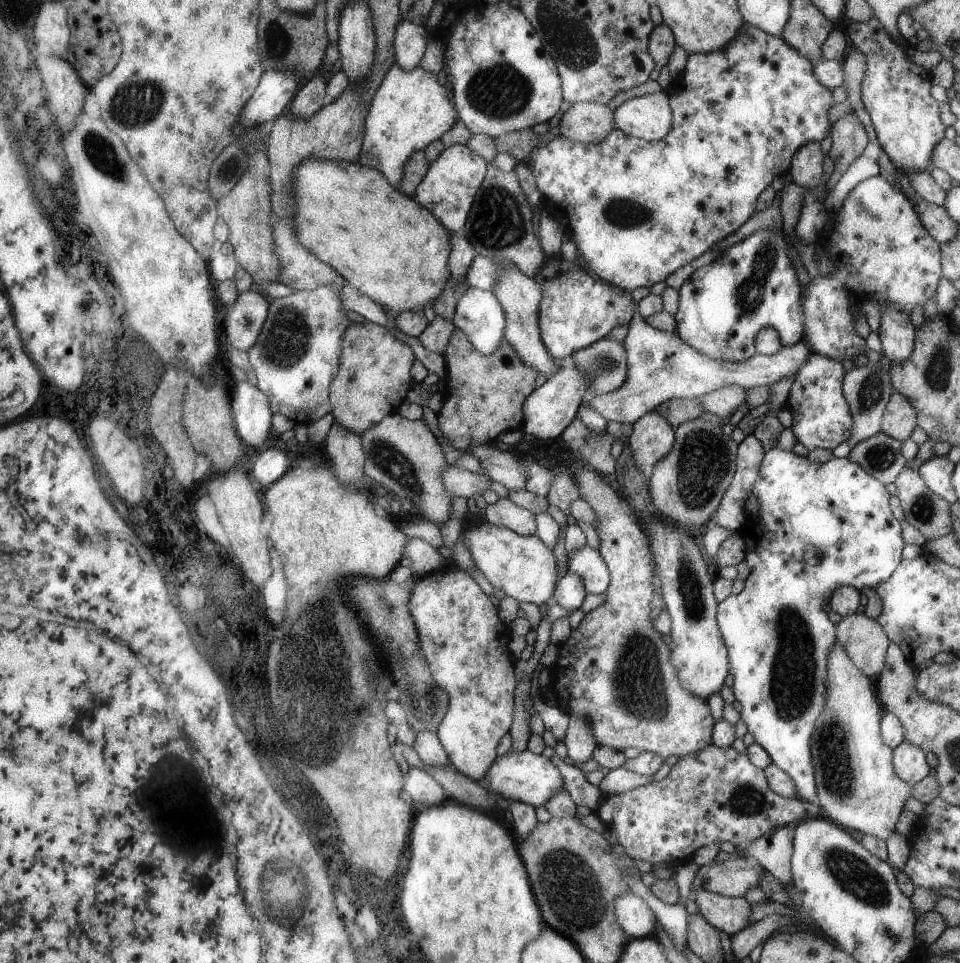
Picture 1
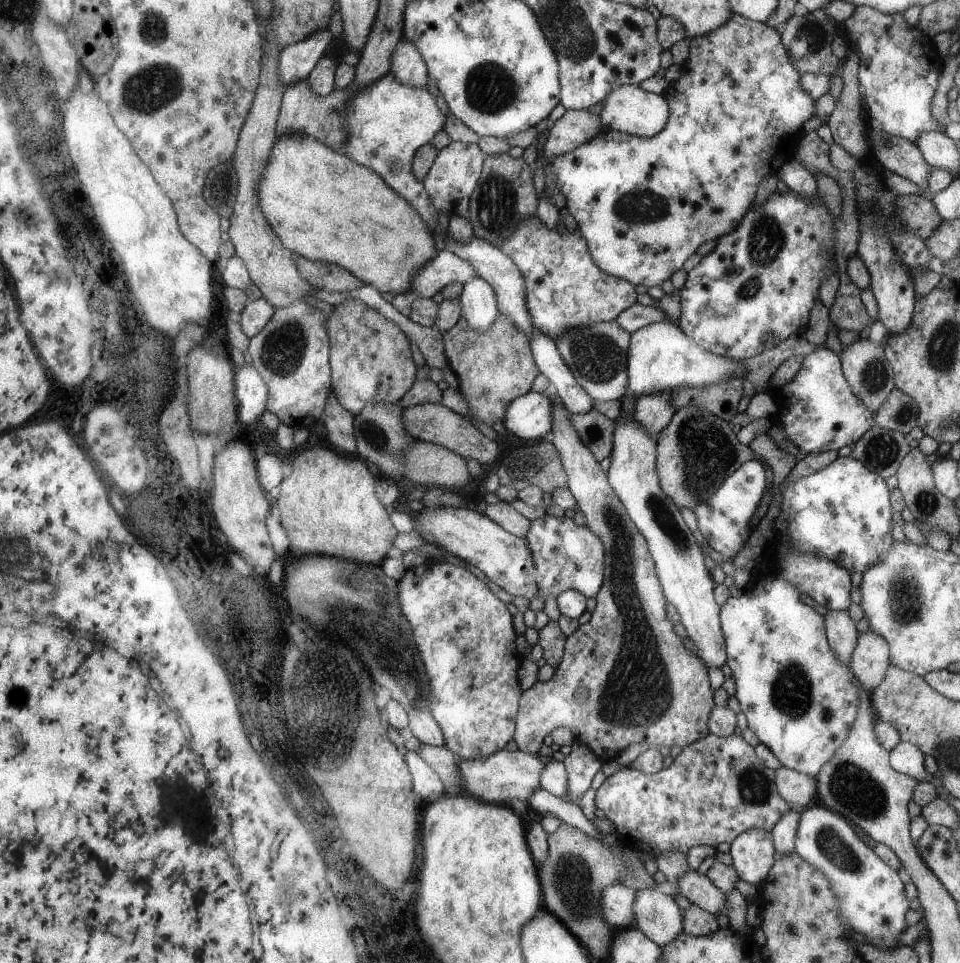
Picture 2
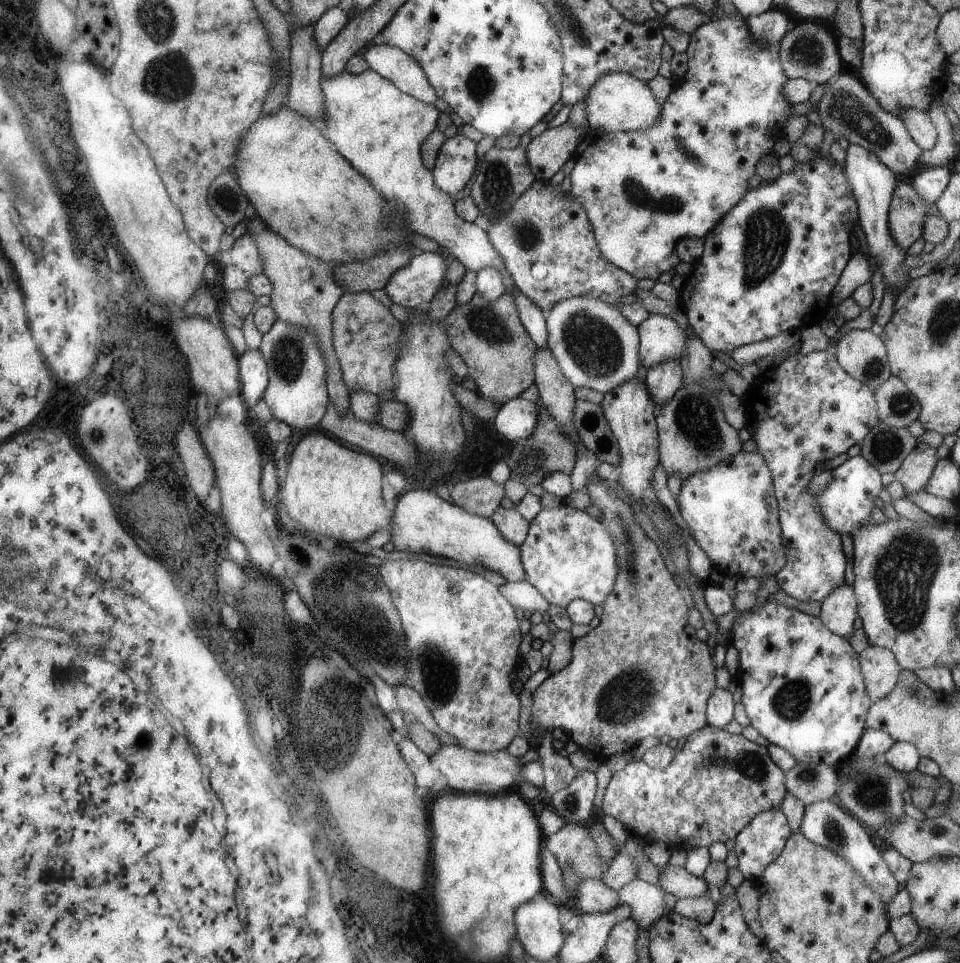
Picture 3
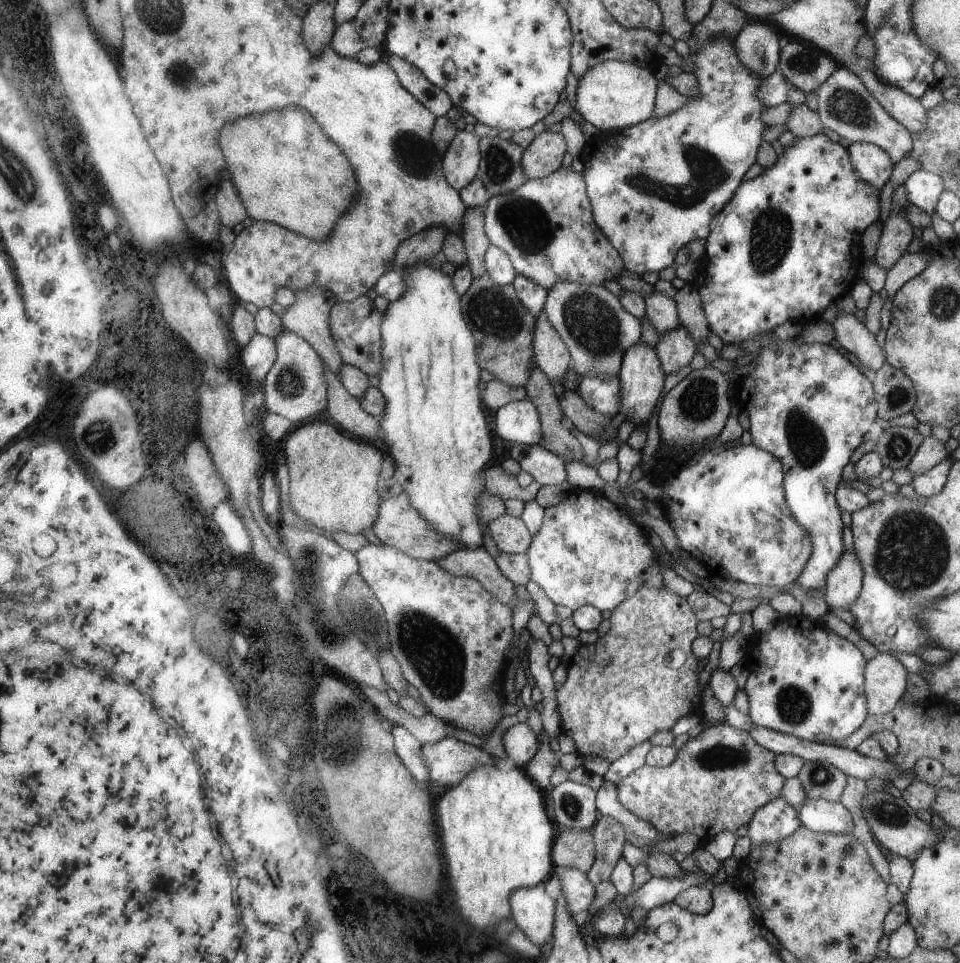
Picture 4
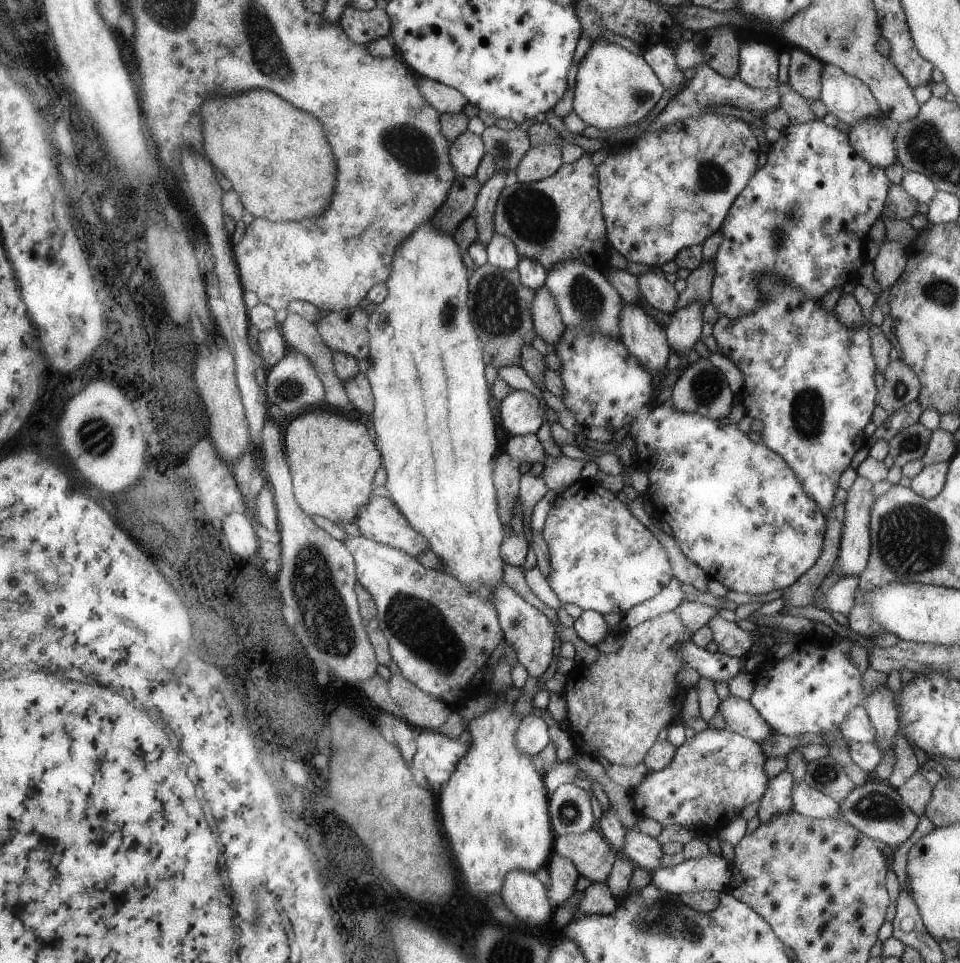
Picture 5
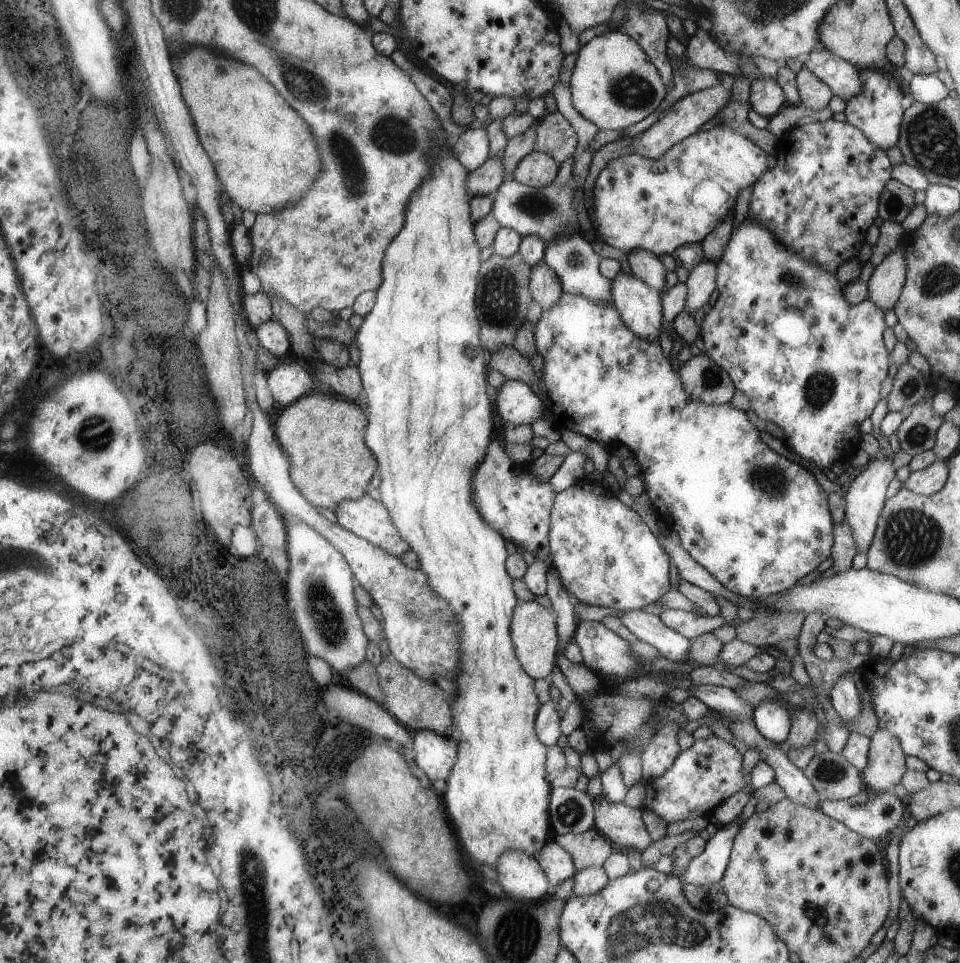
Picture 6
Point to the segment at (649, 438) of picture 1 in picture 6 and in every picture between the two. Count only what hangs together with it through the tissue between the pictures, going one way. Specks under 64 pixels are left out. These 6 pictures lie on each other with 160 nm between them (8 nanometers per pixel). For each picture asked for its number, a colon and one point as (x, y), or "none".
2: (655, 411)
3: (665, 379)
4: (675, 348)
5: (684, 331)
6: (702, 282)

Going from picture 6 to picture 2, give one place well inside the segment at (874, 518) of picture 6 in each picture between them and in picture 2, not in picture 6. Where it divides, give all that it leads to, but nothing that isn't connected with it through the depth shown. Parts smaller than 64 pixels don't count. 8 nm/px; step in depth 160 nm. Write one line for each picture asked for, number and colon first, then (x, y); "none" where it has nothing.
2: (842, 635)
3: (839, 609)
4: (844, 582)
5: (854, 550)

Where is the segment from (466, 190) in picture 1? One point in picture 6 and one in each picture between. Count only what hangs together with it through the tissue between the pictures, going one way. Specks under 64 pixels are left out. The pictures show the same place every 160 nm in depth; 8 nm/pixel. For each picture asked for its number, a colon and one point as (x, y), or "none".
2: (454, 174)
3: (456, 164)
4: (460, 162)
5: (467, 152)
6: (472, 148)

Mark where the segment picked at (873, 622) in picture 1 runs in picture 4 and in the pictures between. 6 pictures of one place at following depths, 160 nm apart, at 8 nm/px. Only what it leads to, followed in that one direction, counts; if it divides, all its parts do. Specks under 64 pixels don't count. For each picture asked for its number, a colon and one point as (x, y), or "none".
2: (869, 662)
3: (880, 669)
4: (885, 676)

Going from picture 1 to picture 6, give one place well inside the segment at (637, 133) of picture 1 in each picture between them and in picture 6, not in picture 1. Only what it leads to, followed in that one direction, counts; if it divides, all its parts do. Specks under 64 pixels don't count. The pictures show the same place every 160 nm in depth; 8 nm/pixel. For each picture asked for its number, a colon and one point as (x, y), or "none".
2: (630, 109)
3: (619, 102)
4: (615, 95)
5: (614, 88)
6: (614, 85)

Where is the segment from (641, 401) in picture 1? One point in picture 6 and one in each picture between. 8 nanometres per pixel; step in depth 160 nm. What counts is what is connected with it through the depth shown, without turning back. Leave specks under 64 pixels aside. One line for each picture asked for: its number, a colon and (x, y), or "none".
2: (661, 356)
3: (660, 338)
4: (661, 309)
5: (657, 291)
6: (646, 266)

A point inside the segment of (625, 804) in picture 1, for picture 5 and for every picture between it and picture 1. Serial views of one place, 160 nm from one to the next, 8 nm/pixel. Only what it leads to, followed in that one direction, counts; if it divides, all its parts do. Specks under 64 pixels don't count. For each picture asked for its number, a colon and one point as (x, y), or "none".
2: (716, 788)
3: (717, 782)
4: (721, 776)
5: (715, 774)

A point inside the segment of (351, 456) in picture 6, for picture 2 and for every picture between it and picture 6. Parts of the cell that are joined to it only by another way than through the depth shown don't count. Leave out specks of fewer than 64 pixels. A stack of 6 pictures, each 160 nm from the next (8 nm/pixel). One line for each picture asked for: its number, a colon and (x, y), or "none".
2: (328, 505)
3: (330, 489)
4: (333, 477)
5: (333, 459)

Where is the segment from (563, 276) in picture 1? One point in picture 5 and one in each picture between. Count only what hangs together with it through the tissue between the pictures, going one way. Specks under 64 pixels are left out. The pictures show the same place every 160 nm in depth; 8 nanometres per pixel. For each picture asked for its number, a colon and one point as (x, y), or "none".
2: (565, 289)
3: (546, 239)
4: (546, 226)
5: (560, 218)

